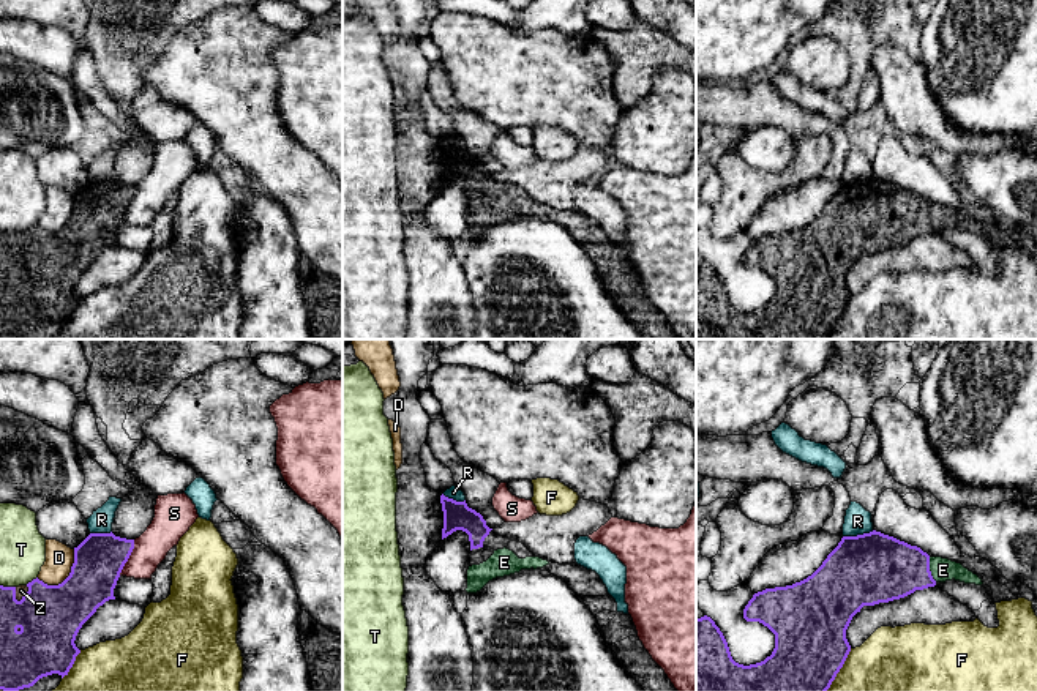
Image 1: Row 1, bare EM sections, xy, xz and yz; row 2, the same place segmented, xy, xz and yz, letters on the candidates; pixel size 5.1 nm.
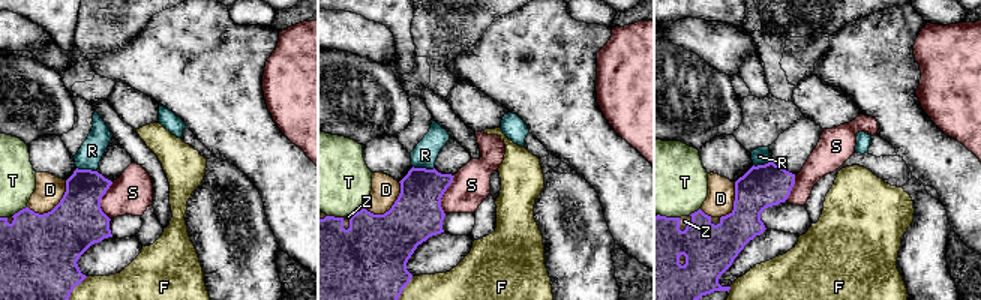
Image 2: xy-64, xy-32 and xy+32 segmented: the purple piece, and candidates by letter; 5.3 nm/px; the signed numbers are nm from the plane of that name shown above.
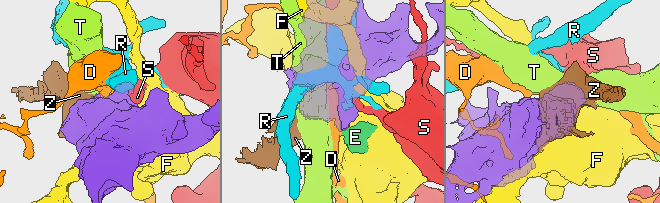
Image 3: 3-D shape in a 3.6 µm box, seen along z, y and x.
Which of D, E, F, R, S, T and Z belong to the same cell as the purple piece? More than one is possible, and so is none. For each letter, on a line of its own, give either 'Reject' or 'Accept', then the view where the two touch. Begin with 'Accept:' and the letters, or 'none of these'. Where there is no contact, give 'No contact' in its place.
Accept: E, Z
D: Reject. Touches purple in xy
E: Accept. Touches purple in yz
F: Reject. Touches purple in xy
R: Reject. Touches purple in yz
S: Reject. Touches purple in xy
T: Reject. Touches purple in xy
Z: Accept. Touches purple in xy

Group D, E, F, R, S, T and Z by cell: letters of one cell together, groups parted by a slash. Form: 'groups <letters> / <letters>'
groups D / E Z / F / R / S / T

